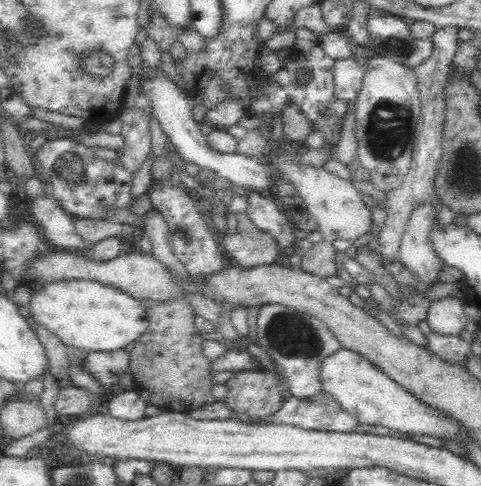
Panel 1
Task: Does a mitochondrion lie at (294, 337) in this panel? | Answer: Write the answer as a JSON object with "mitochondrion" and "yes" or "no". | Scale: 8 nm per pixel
{"mitochondrion":"yes"}

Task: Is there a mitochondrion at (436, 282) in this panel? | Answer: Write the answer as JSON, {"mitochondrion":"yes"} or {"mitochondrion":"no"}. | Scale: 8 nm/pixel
{"mitochondrion":"no"}

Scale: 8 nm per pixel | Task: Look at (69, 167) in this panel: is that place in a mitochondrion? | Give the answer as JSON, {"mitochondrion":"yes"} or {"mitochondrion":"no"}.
{"mitochondrion":"yes"}

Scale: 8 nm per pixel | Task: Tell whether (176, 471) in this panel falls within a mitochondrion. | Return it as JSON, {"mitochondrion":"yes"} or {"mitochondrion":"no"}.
{"mitochondrion":"no"}

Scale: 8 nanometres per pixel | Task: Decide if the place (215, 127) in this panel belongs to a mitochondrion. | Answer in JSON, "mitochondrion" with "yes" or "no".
{"mitochondrion":"no"}

